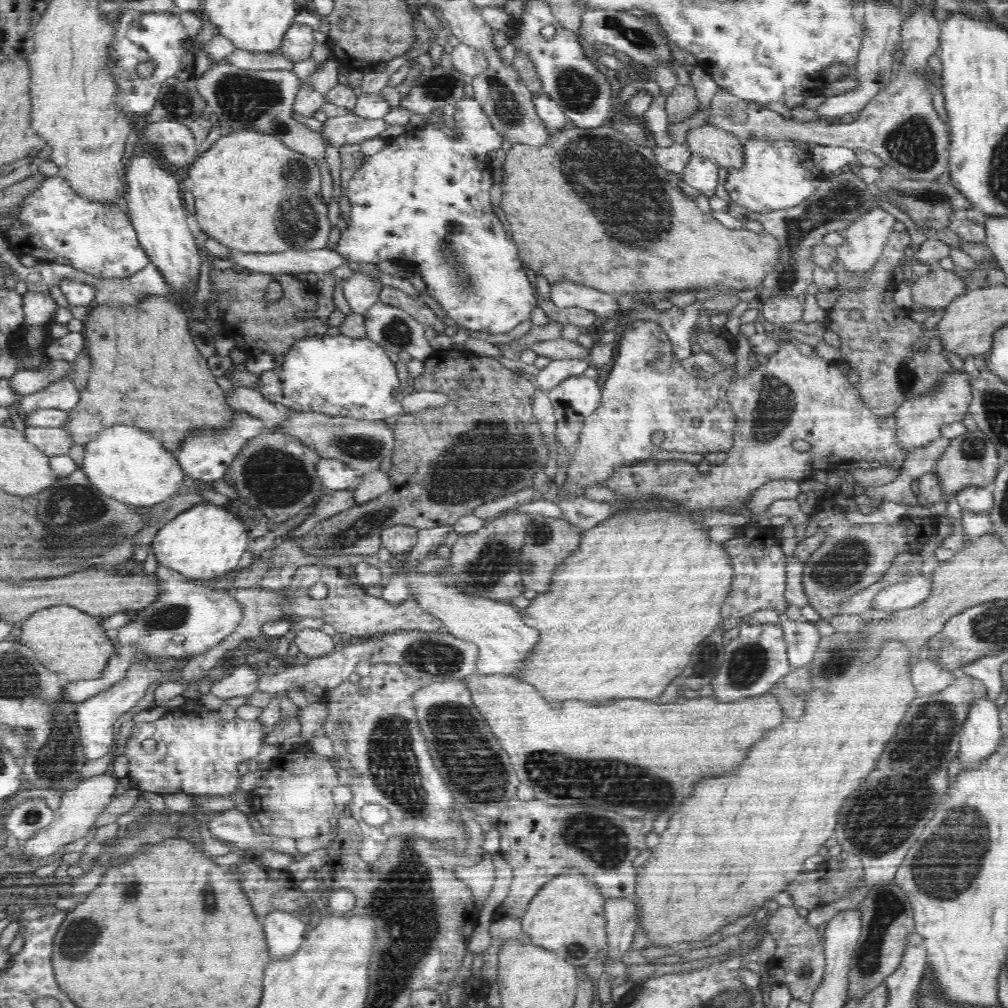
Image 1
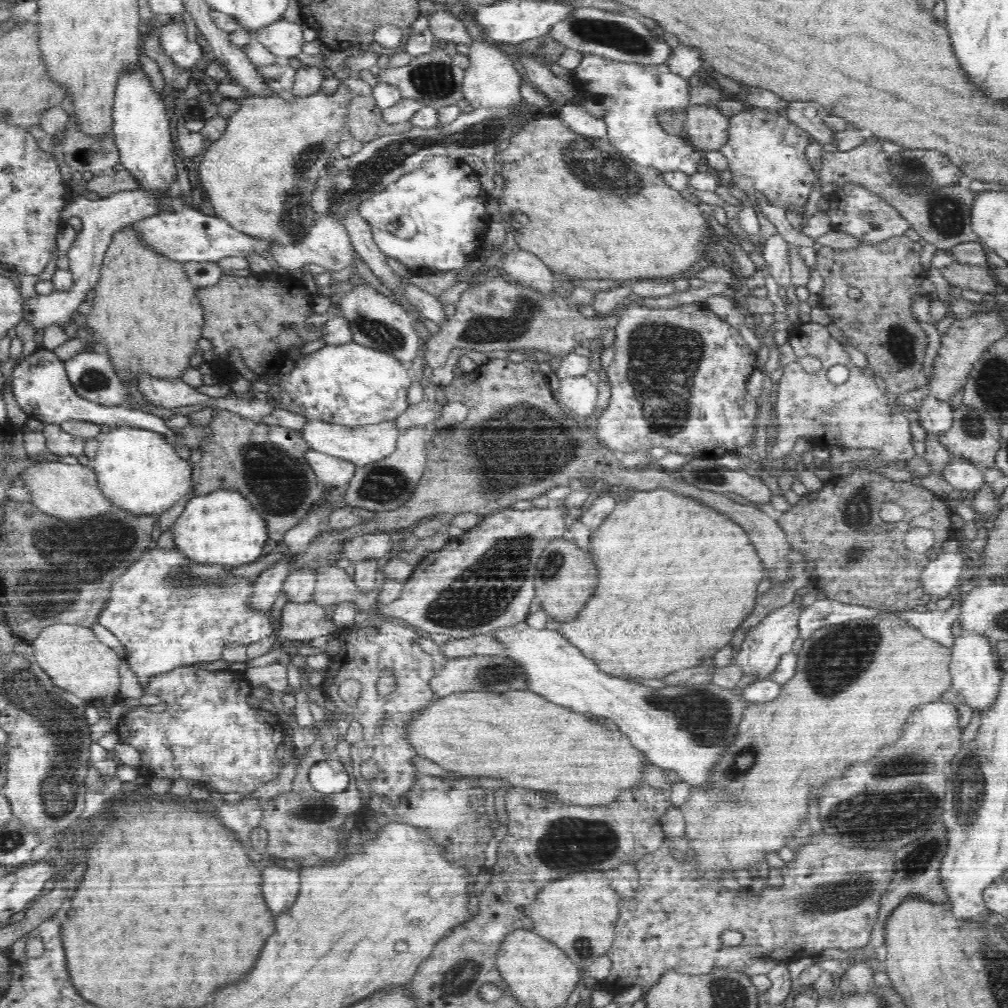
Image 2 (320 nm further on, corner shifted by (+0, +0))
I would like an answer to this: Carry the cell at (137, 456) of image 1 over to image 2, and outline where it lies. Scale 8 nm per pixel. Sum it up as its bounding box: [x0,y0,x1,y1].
[90,427,193,515]

